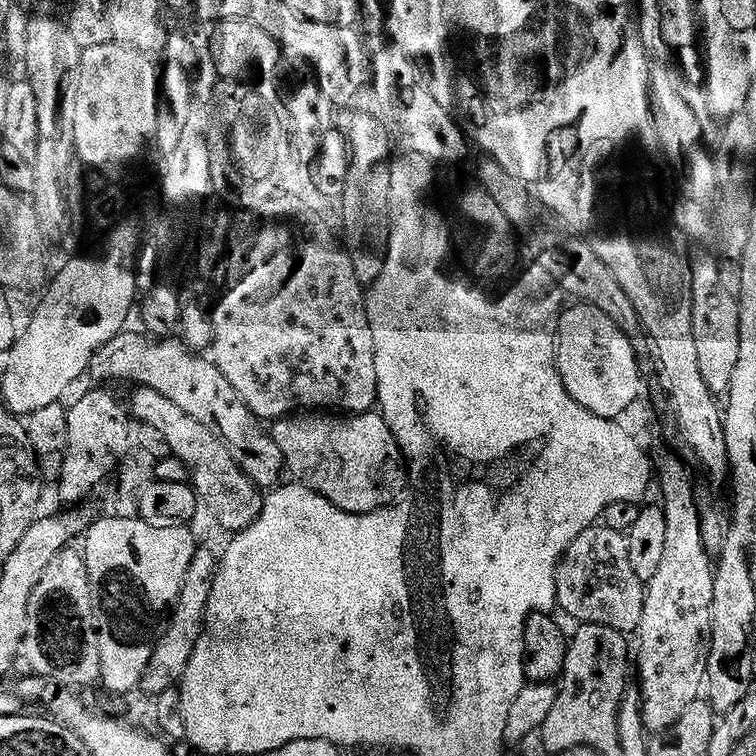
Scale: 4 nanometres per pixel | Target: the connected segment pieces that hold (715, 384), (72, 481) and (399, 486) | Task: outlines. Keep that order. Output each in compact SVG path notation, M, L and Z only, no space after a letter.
M708 256L691 257L692 262L692 321L694 342L698 342L698 366L706 386L713 396L720 398L727 393L734 366L738 366L740 341L740 305L737 297L728 293L720 268Z
M92 390L76 405L68 408L68 439L64 446L64 465L60 468L58 483L65 505L76 506L103 482L117 463L117 443L123 436L121 427L126 423L126 408L119 404L108 390Z
M375 411L343 418L332 414L293 414L275 421L270 435L278 450L282 450L291 479L314 490L338 510L361 516L389 507L405 495L406 468L400 448L390 426Z

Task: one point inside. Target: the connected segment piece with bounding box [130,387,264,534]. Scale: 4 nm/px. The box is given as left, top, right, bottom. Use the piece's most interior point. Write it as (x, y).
(232, 499)

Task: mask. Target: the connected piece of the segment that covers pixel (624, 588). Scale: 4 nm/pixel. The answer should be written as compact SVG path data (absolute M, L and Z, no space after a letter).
M603 526L590 527L578 538L574 538L556 567L556 603L559 611L573 616L580 624L597 624L625 634L635 633L642 622L645 591L645 583L634 574L634 570L630 570L630 554L625 533Z

